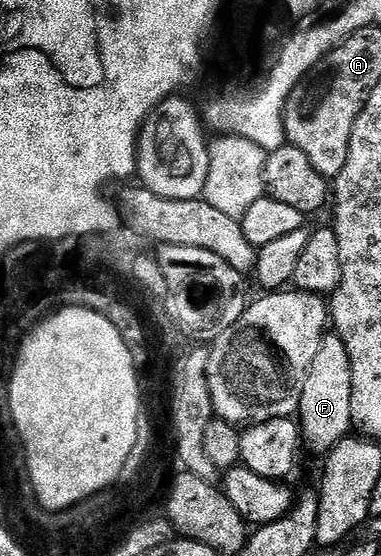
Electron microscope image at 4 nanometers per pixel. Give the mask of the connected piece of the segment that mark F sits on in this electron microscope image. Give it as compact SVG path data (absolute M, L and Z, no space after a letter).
M334 332L325 333L314 360L310 360L310 368L302 384L298 425L303 445L307 449L309 446L319 456L327 455L340 441L349 437L353 429L350 356L346 352L346 344L342 344Z

